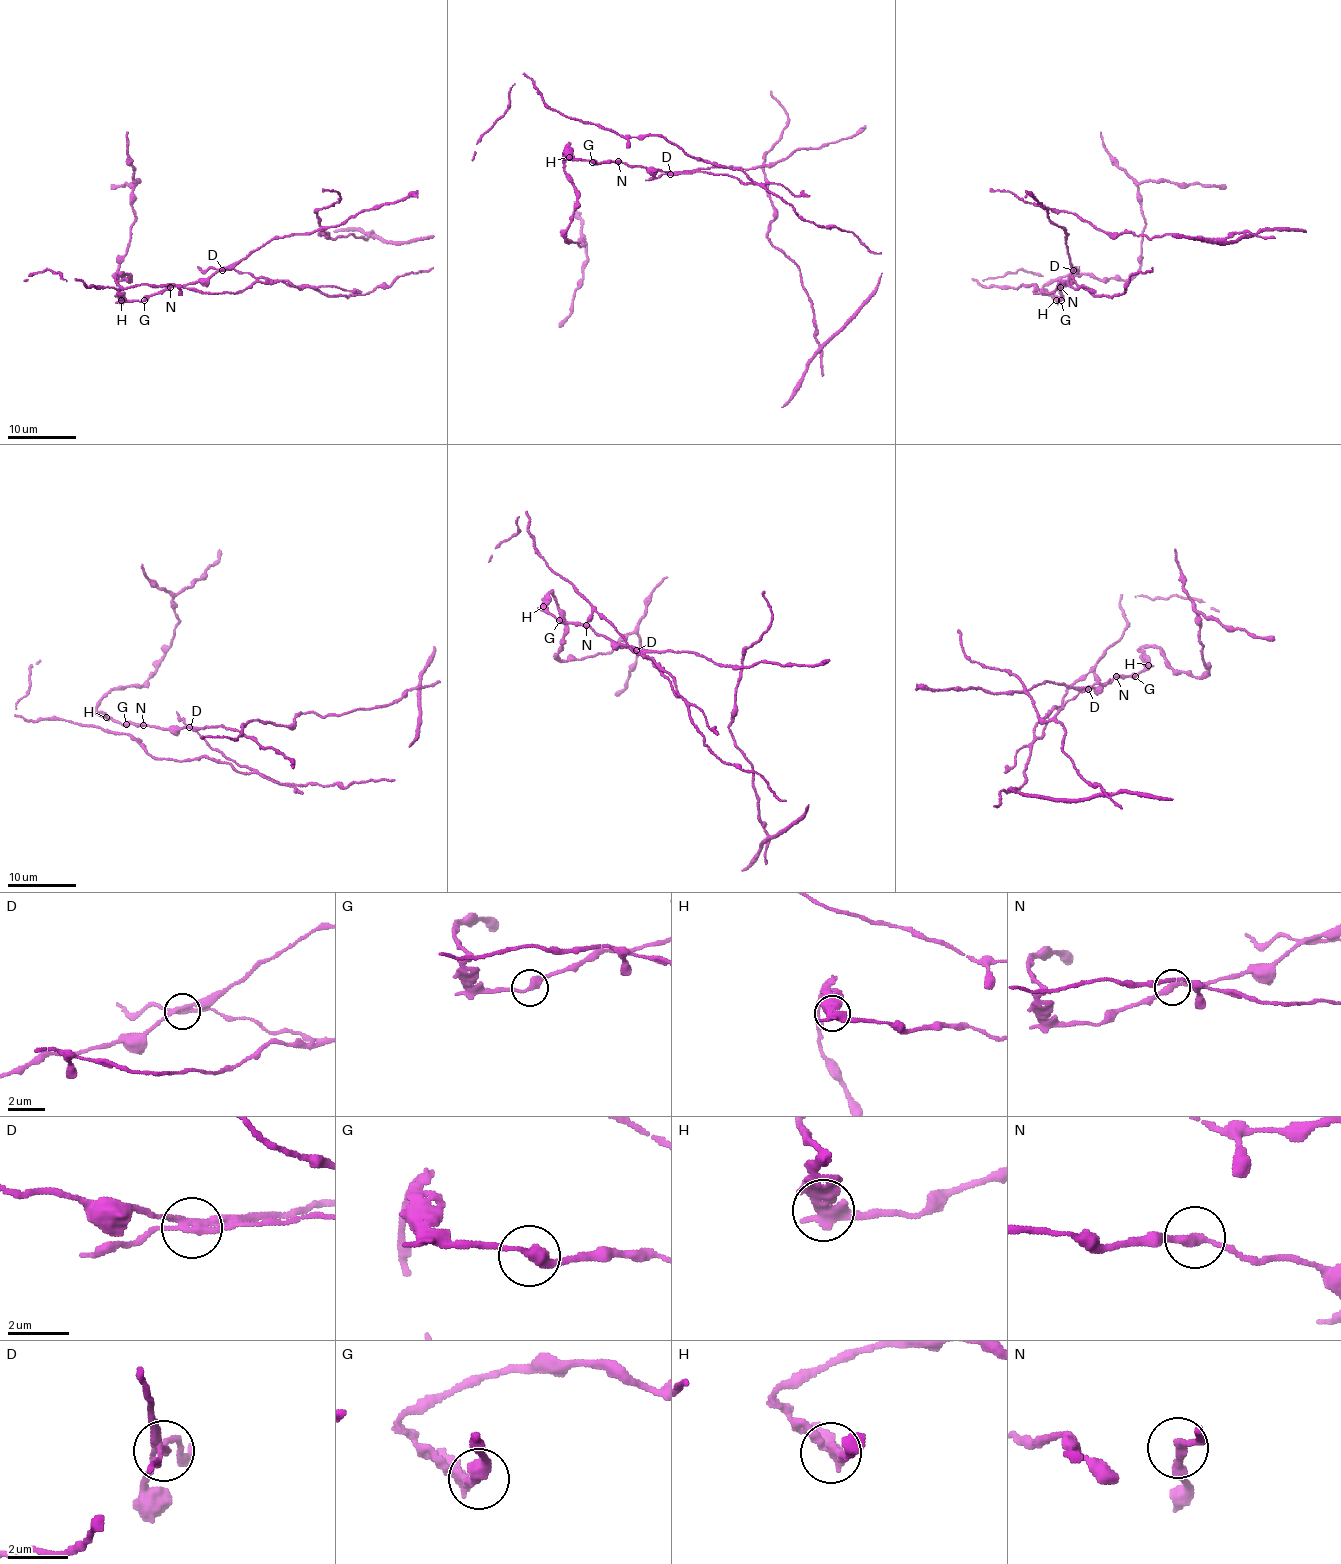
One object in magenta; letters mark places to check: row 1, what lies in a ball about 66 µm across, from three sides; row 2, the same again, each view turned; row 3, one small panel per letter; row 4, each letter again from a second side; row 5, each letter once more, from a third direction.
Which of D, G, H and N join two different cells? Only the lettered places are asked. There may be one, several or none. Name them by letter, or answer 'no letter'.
D, H

